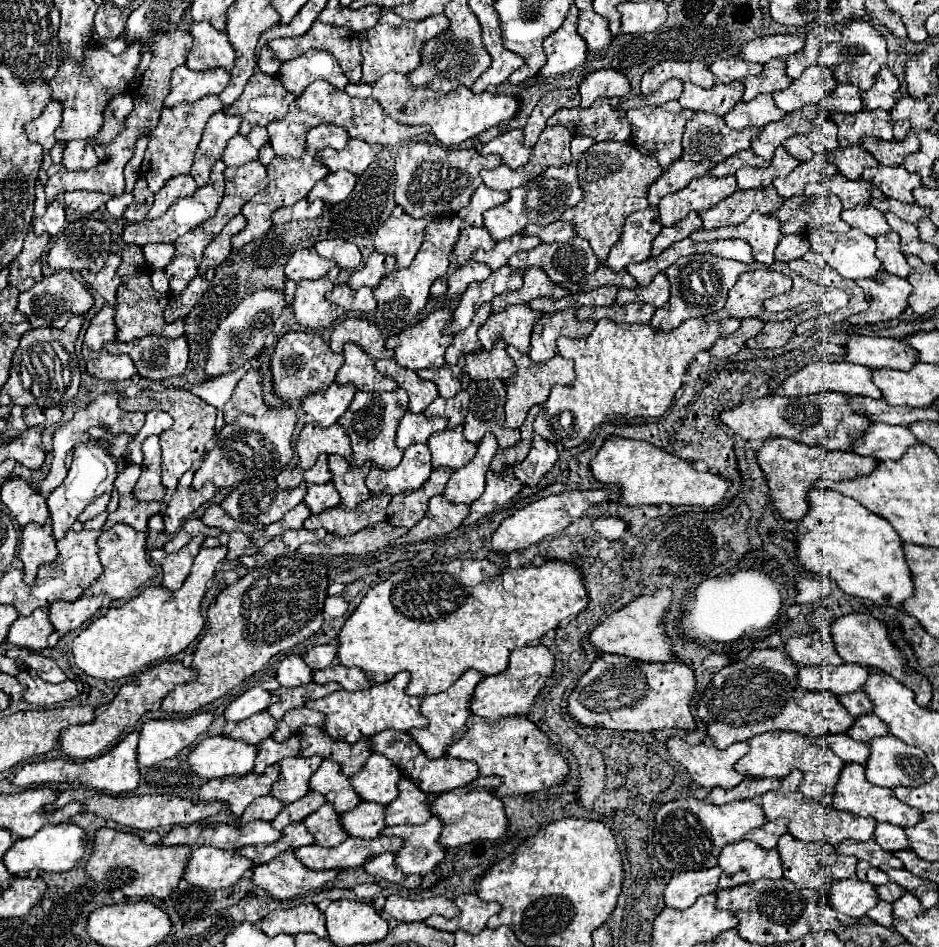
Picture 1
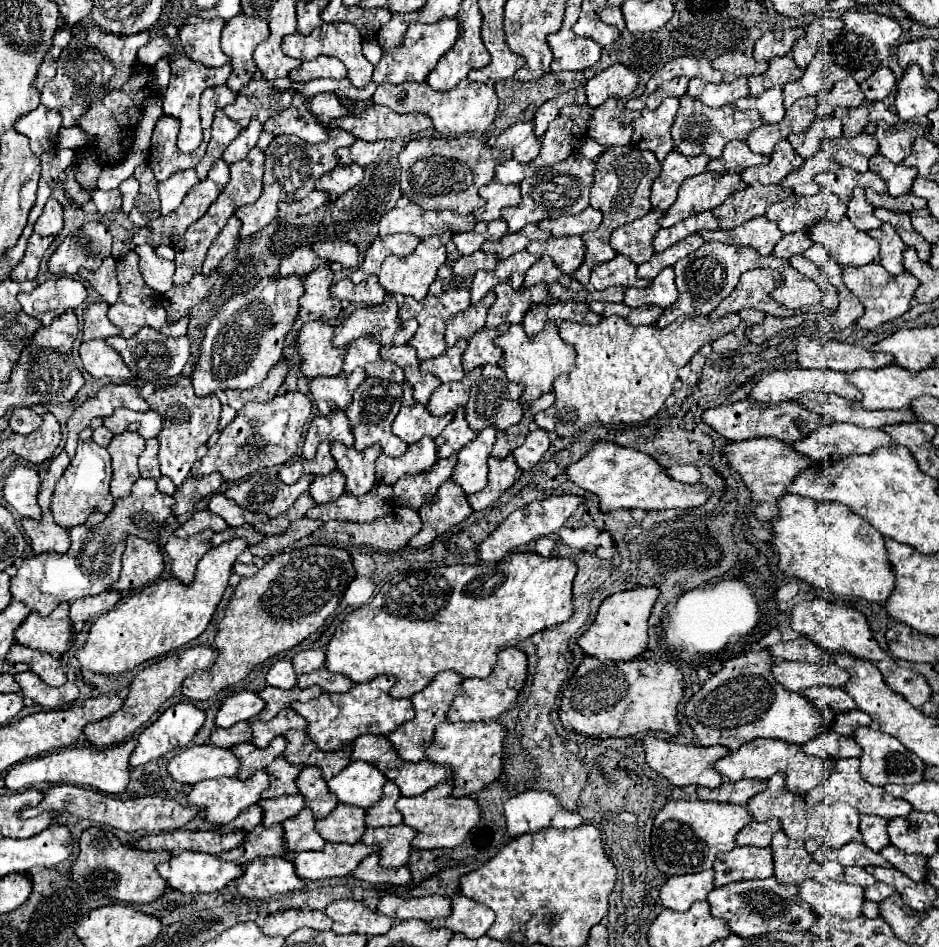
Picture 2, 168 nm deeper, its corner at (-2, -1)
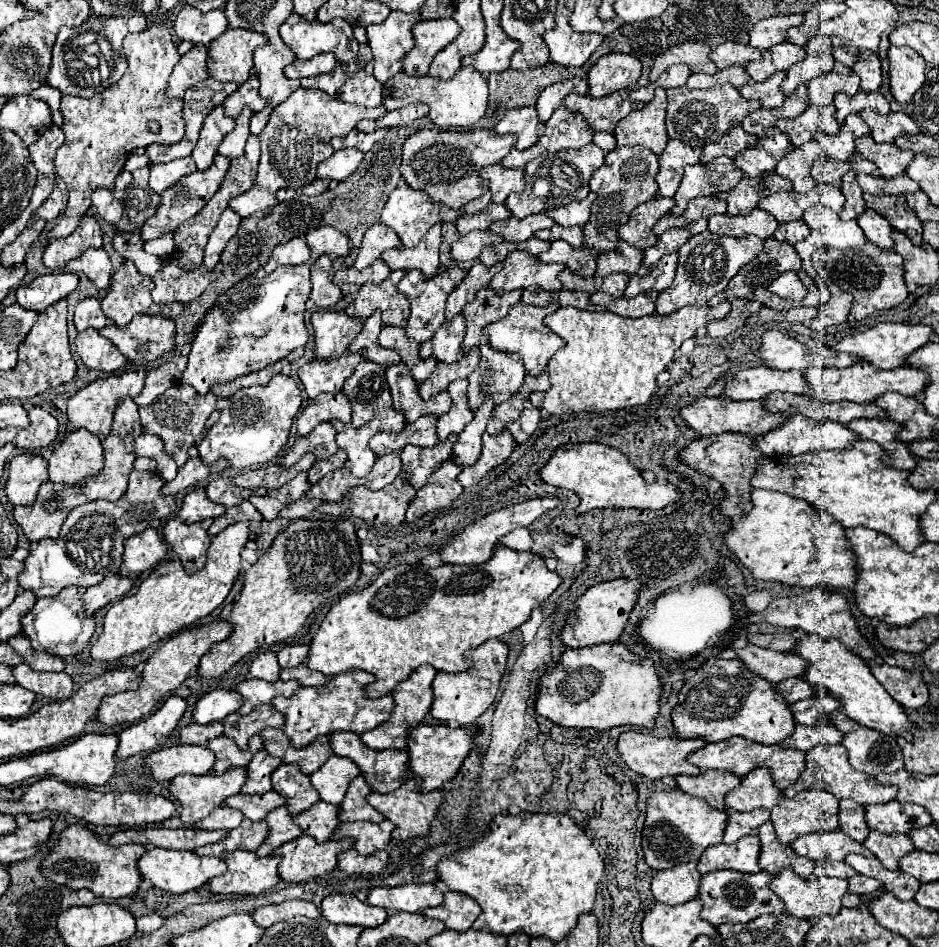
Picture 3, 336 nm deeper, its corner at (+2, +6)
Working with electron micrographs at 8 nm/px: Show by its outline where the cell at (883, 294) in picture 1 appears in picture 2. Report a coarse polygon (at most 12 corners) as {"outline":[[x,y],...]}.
{"outline":[[878,262],[842,268],[842,280],[864,304],[864,330],[902,316],[918,280],[884,272]]}

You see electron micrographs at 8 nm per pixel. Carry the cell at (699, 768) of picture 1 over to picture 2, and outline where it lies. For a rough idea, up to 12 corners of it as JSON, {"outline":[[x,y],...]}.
{"outline":[[642,740],[646,764],[674,786],[718,788],[724,746]]}

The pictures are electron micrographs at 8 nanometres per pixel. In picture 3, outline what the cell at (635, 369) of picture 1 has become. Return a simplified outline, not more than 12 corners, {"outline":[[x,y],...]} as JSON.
{"outline":[[730,303],[626,319],[560,307],[550,415],[644,405]]}

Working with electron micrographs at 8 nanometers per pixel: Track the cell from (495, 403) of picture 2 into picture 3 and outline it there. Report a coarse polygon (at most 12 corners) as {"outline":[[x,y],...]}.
{"outline":[[480,345],[468,405],[510,401],[524,383],[520,357]]}

